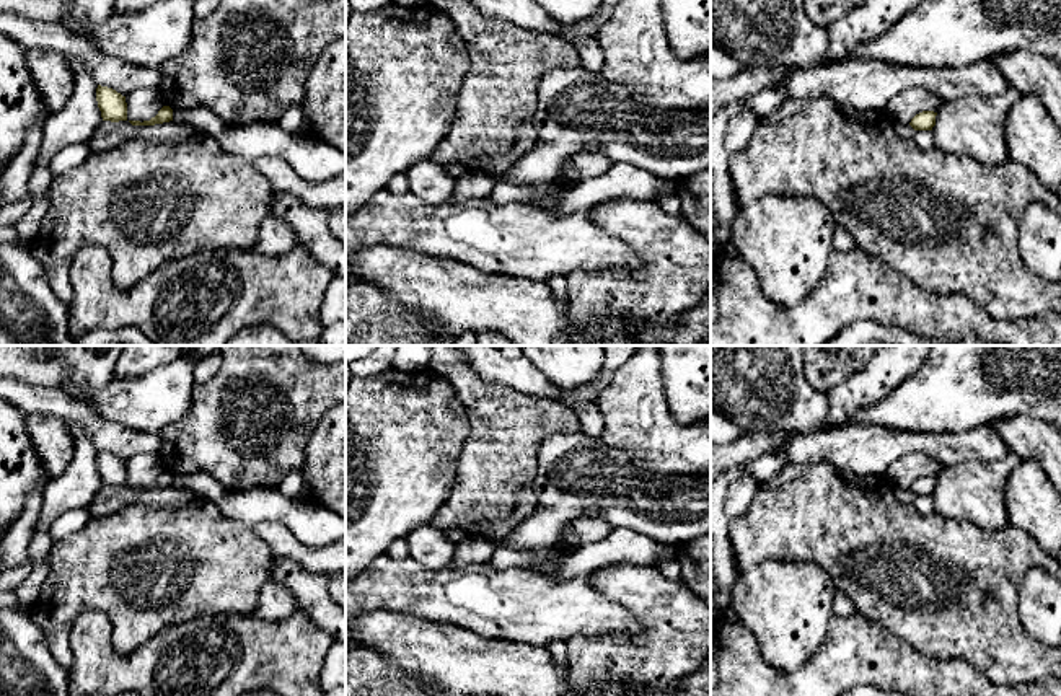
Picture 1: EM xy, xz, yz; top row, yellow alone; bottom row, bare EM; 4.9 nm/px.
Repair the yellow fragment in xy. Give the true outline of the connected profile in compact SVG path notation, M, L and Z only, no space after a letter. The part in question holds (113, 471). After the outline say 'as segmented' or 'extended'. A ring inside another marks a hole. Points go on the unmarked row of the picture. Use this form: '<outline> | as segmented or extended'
M98 450L96 466L103 486L111 486L111 487L127 486L125 461L122 461L116 455Z | as segmented

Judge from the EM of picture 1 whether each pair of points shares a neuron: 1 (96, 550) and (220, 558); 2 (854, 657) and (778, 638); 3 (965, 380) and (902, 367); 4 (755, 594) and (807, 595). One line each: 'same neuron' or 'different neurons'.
1: same neuron
2: different neurons
3: different neurons
4: same neuron

